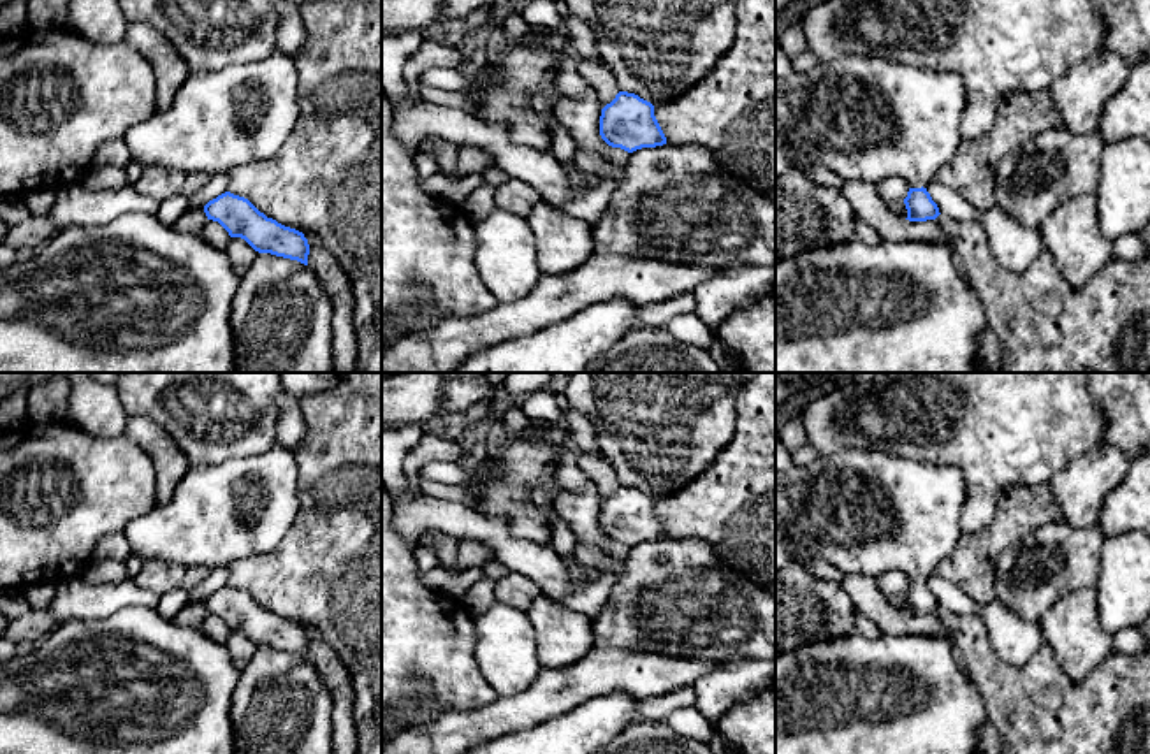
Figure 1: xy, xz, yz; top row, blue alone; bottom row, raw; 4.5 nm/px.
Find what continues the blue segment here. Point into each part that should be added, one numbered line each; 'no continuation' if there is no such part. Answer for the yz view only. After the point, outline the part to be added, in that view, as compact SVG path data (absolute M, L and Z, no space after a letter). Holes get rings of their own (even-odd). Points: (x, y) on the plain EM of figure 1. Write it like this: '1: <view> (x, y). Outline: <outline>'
1: yz (864, 512). Outline: M867 450L818 455L809 468L775 471L775 569L795 561L807 564L823 559L835 568L837 576L860 573L877 578L884 571L899 569L909 582L925 582L957 548L965 501L967 482L953 464L937 466Z

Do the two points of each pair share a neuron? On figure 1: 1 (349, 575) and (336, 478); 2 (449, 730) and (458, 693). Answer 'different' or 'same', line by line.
1: same
2: different

